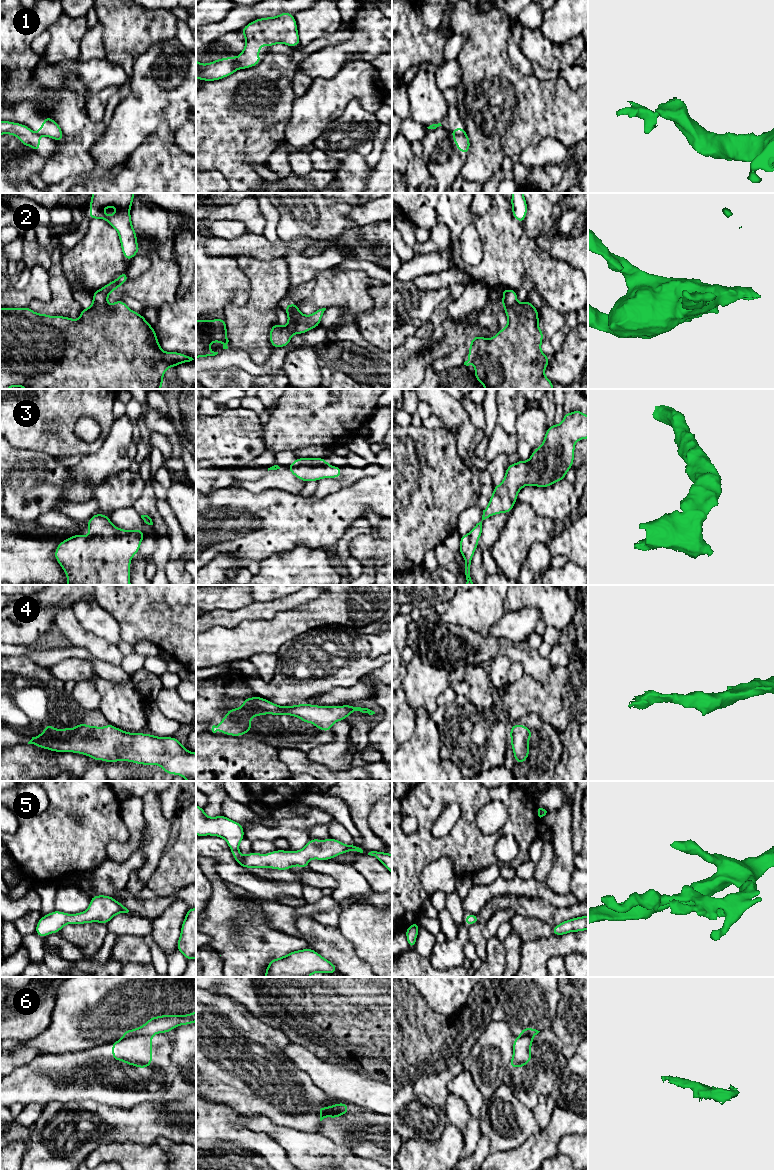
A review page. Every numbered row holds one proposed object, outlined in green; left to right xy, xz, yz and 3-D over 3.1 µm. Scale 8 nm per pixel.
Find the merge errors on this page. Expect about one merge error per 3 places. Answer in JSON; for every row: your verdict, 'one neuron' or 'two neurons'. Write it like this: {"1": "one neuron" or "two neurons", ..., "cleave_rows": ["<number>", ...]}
{"1": "two neurons", "2": "two neurons", "3": "one neuron", "4": "one neuron", "5": "one neuron", "6": "two neurons", "cleave_rows": ["1", "2", "6"]}

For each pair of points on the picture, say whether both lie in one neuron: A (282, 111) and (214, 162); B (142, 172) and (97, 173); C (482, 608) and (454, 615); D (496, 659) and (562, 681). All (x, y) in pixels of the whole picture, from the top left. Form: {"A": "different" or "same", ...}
{"A": "same", "B": "different", "C": "same", "D": "different"}

